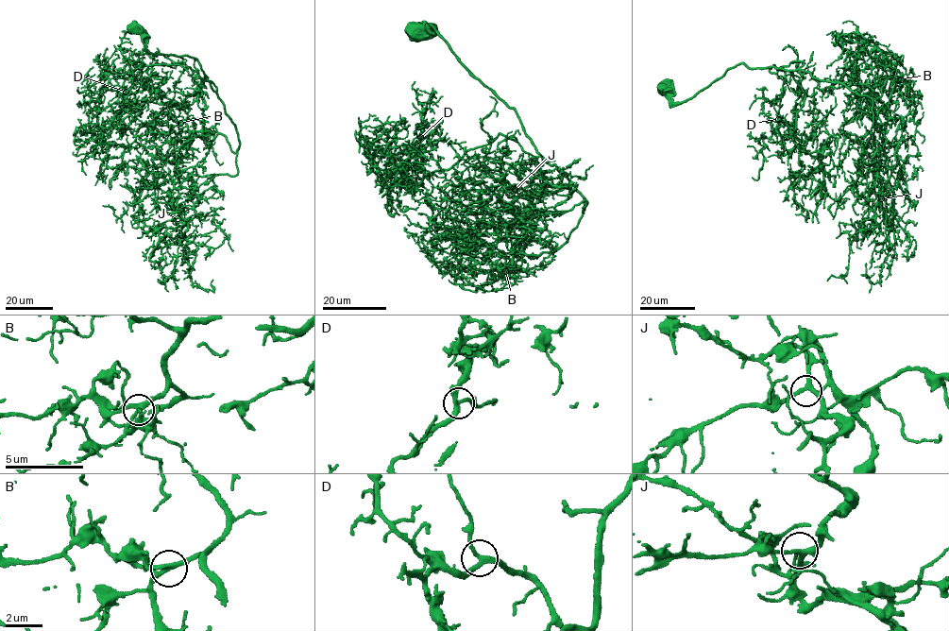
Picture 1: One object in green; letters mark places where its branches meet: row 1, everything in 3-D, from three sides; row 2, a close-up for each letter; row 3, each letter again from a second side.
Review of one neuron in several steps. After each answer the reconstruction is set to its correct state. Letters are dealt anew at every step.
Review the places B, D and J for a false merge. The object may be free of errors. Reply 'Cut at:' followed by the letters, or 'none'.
Cut at: none

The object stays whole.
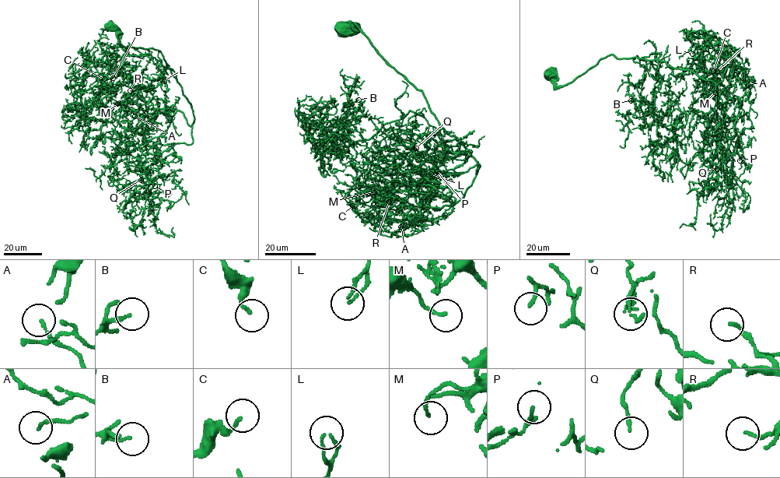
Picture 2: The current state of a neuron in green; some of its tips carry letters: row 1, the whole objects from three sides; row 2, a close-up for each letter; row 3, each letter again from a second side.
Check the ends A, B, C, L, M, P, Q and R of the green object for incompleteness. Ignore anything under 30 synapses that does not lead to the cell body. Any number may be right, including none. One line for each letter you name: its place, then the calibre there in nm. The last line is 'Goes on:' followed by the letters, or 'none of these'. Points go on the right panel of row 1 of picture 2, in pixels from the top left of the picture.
B: Place: (631, 100). Thickness 150 nm
Goes on: B

